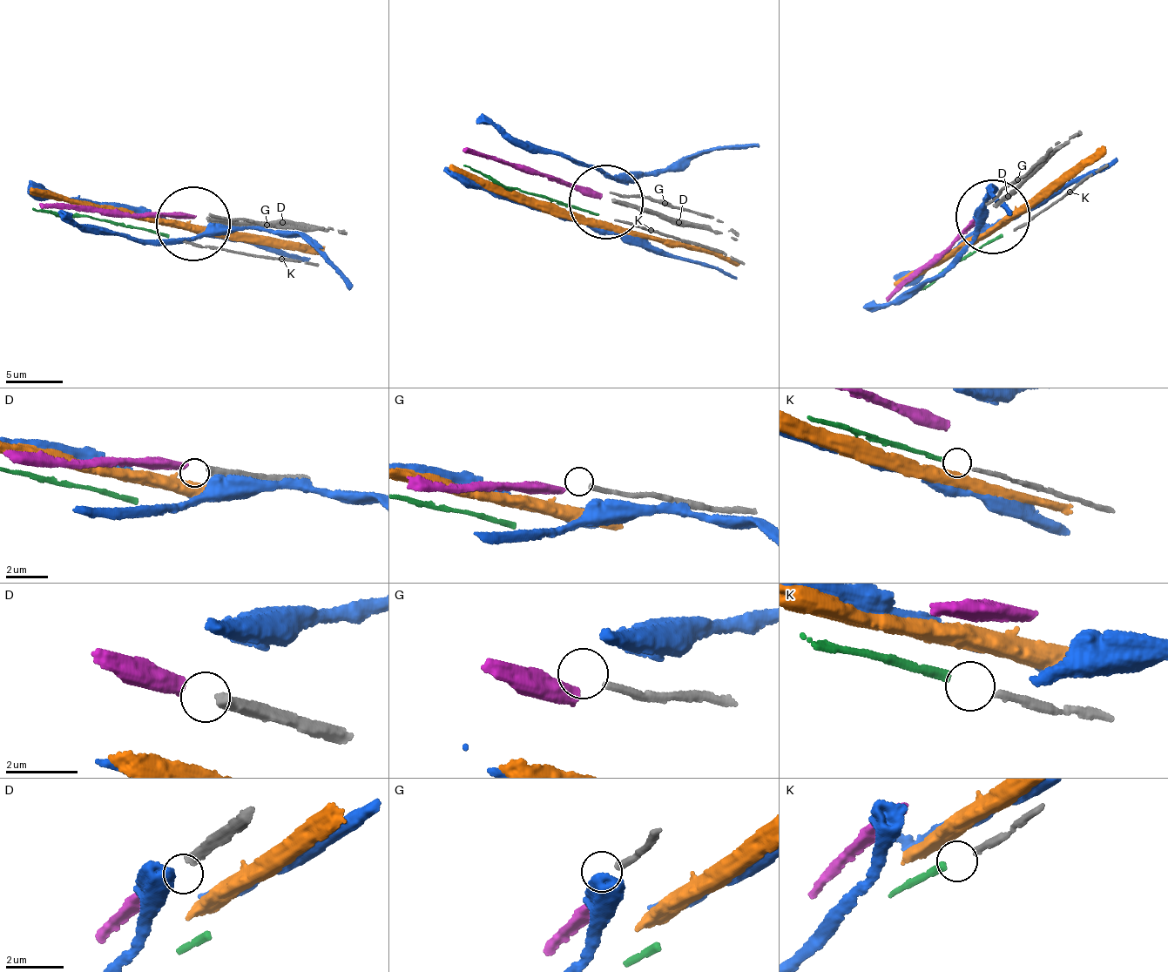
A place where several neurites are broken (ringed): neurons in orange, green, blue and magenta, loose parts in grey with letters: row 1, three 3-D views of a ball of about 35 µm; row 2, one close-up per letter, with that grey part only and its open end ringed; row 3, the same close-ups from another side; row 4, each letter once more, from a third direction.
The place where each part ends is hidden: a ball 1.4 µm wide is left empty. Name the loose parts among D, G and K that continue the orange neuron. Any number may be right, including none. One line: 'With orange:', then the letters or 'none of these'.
With orange: none of these

